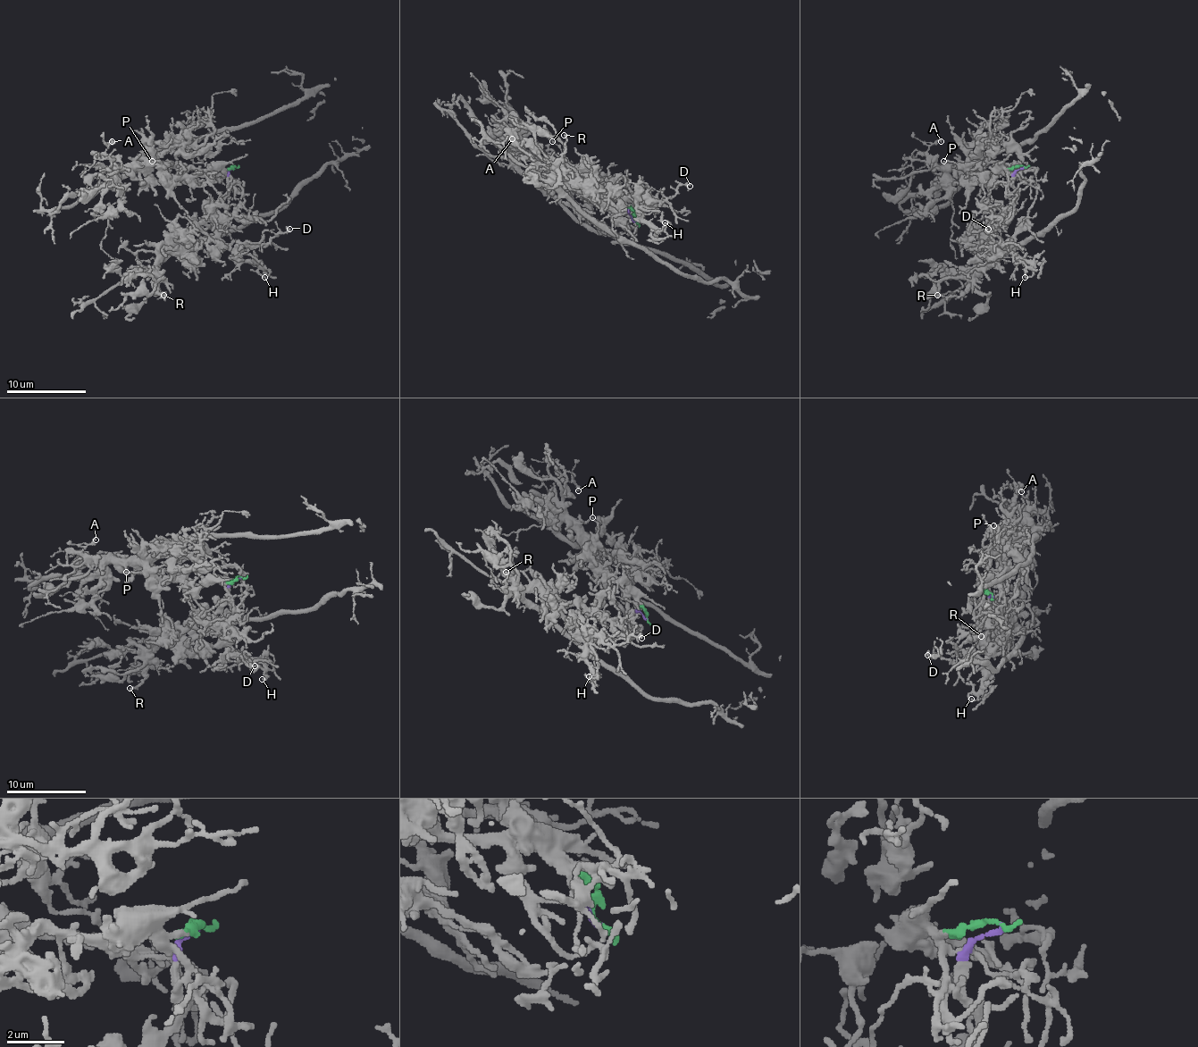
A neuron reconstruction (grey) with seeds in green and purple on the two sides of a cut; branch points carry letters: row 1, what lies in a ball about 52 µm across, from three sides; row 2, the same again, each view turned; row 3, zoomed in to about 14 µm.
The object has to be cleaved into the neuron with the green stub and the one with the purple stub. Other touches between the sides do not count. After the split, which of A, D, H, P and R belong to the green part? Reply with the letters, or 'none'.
A, P

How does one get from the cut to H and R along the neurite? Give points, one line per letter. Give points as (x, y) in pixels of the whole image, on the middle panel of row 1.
H: (635, 221), (629, 212), (617, 212), (599, 194), (613, 190), (619, 200), (653, 223), (658, 231), (665, 221)
R: (635, 221), (629, 212), (619, 213), (599, 196), (588, 194), (557, 172), (564, 134)

